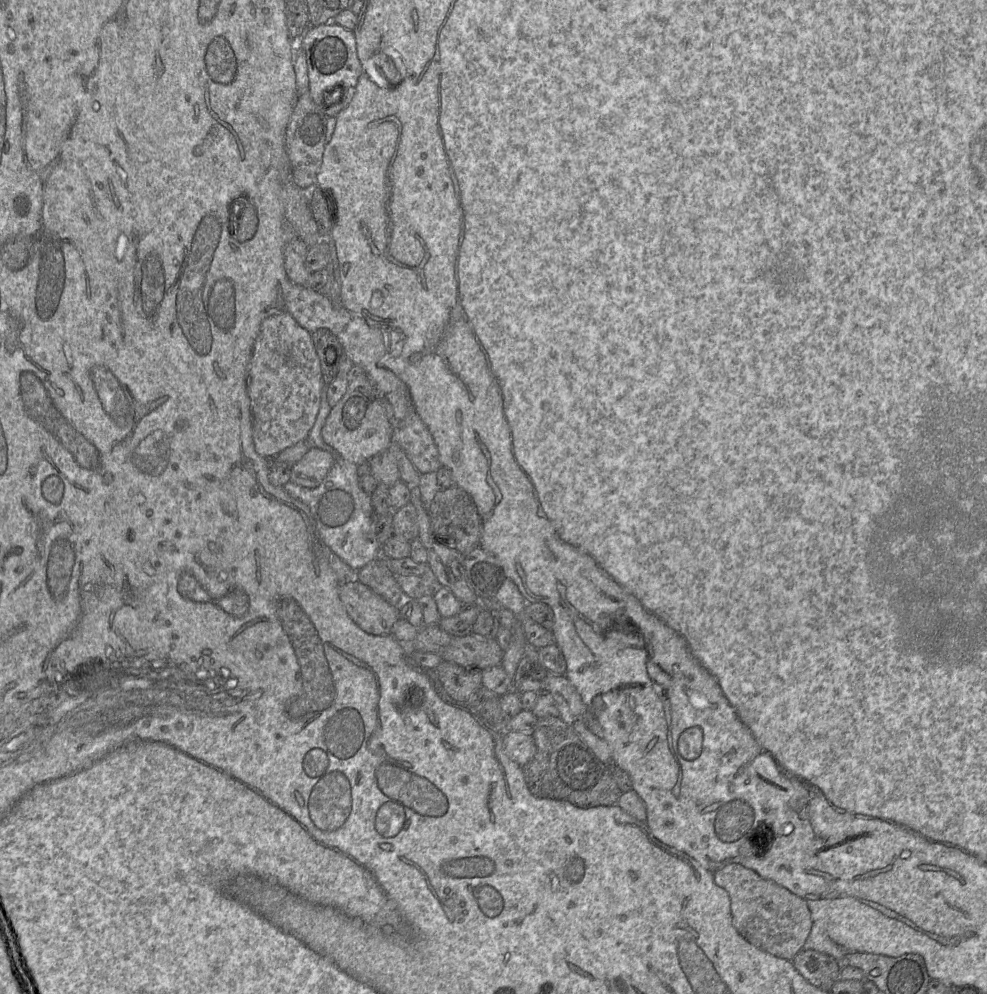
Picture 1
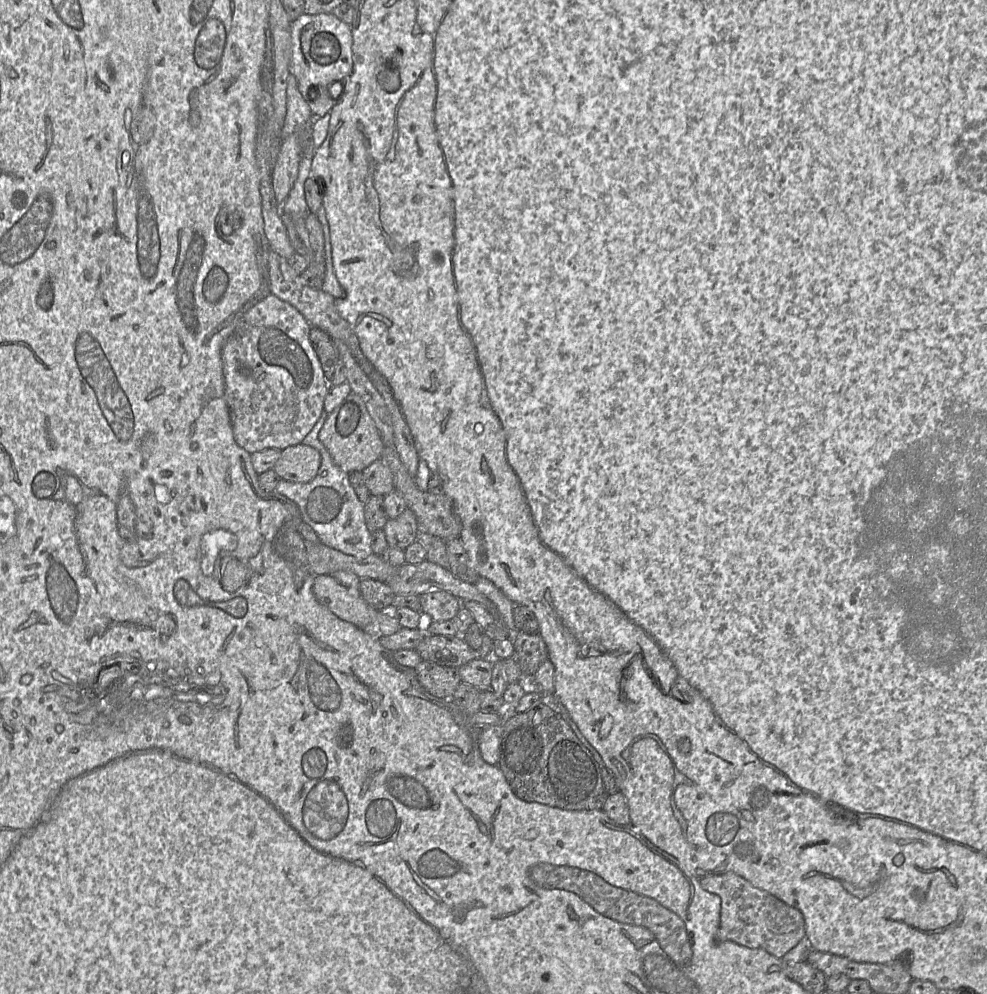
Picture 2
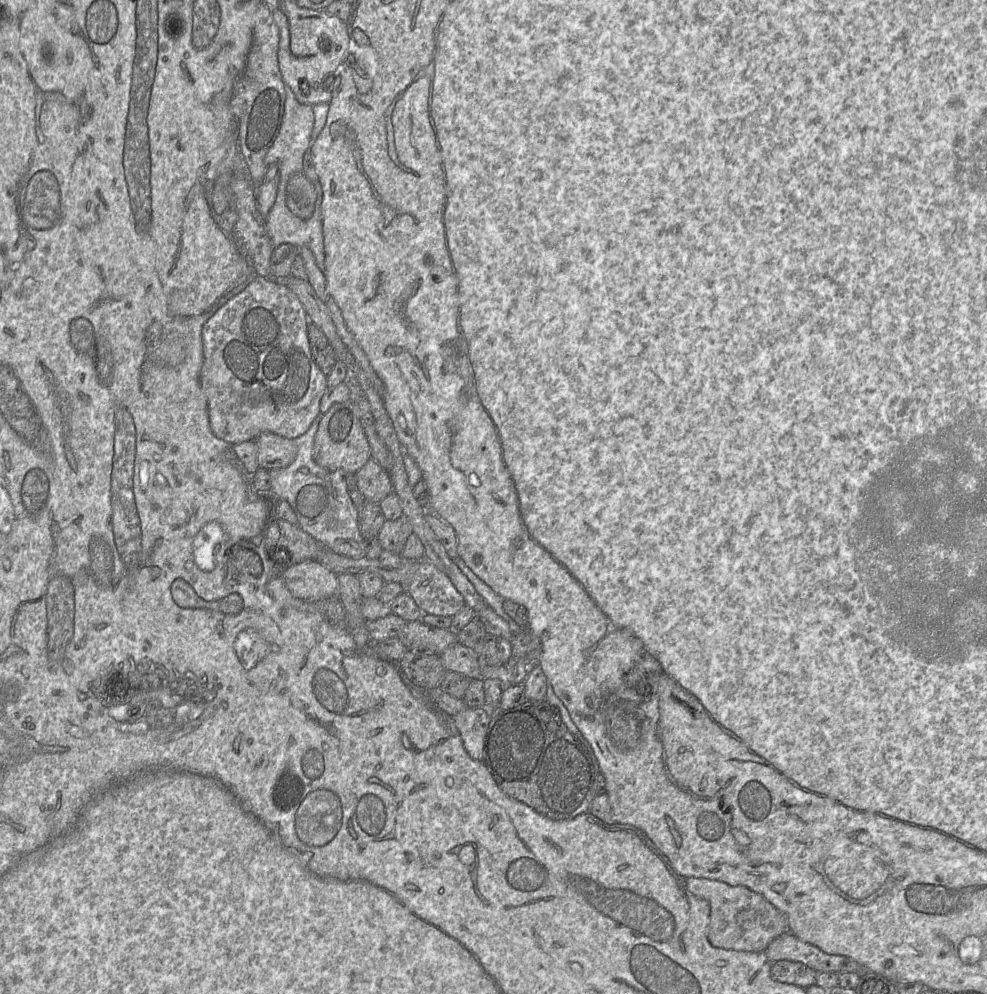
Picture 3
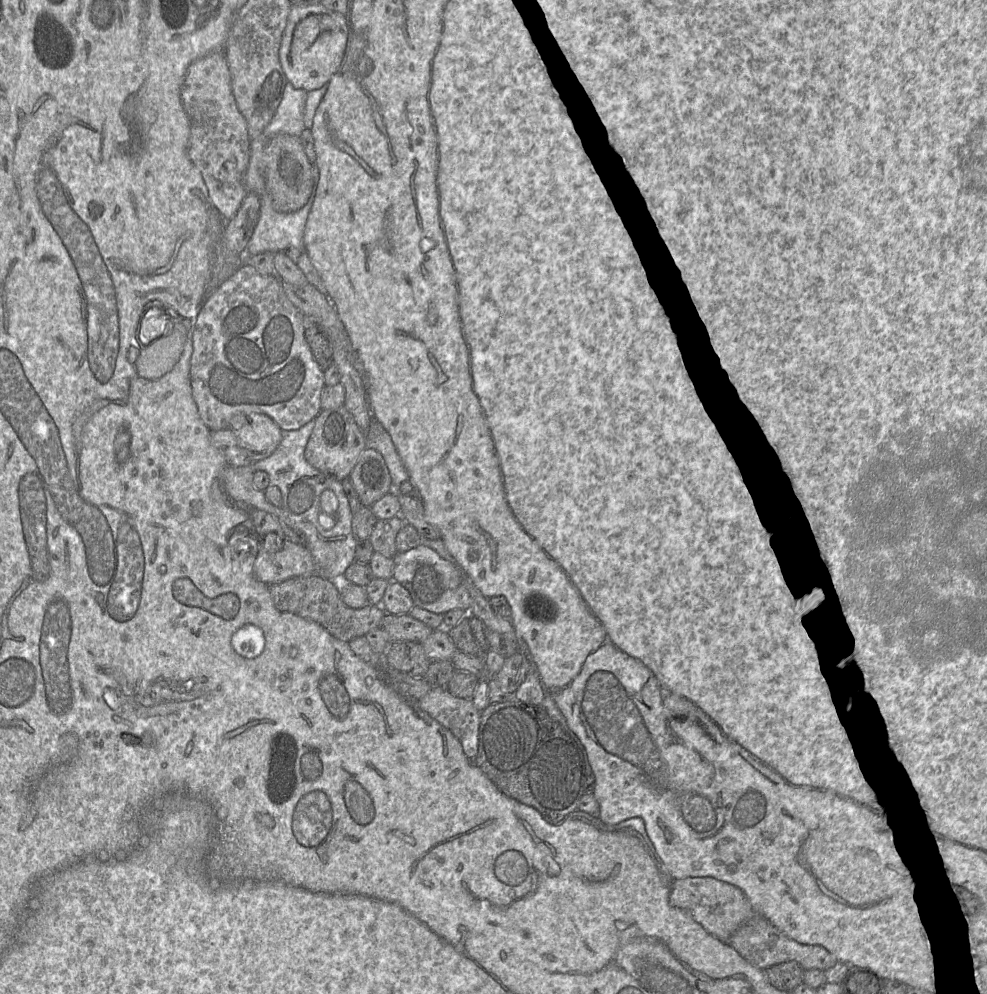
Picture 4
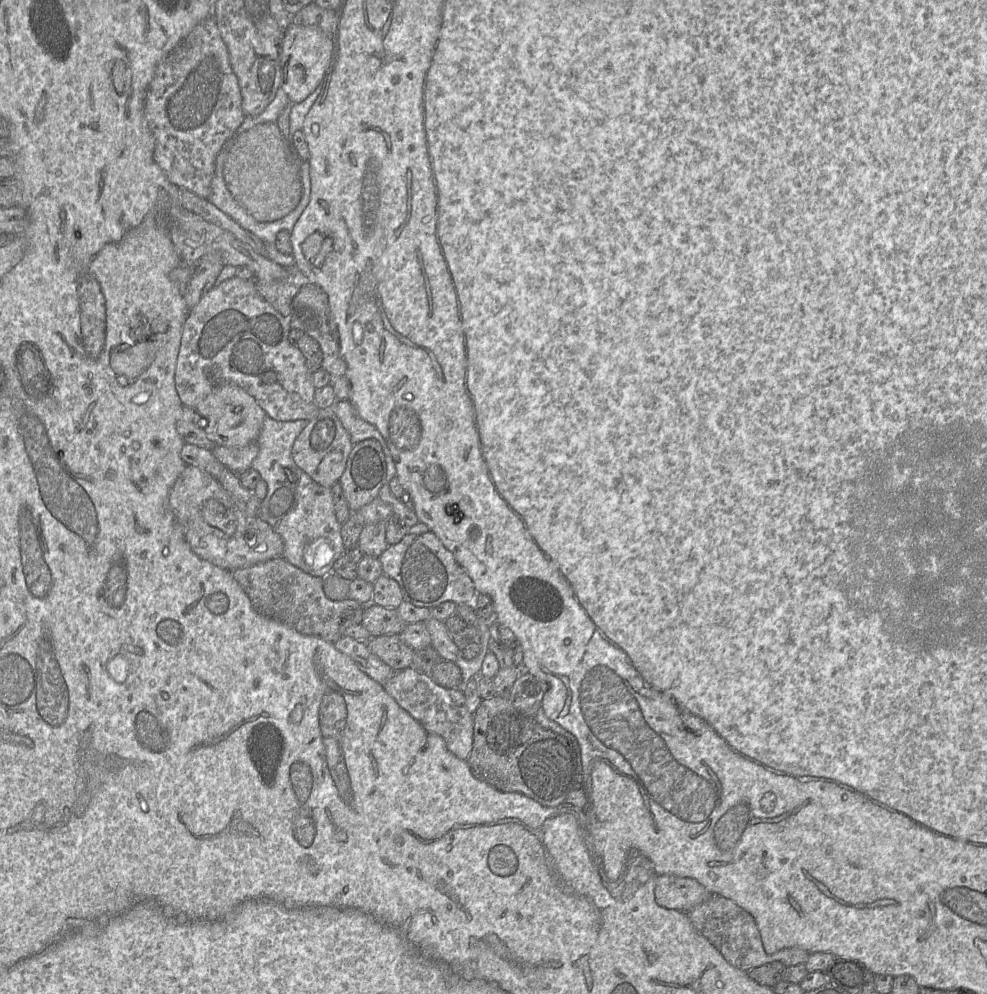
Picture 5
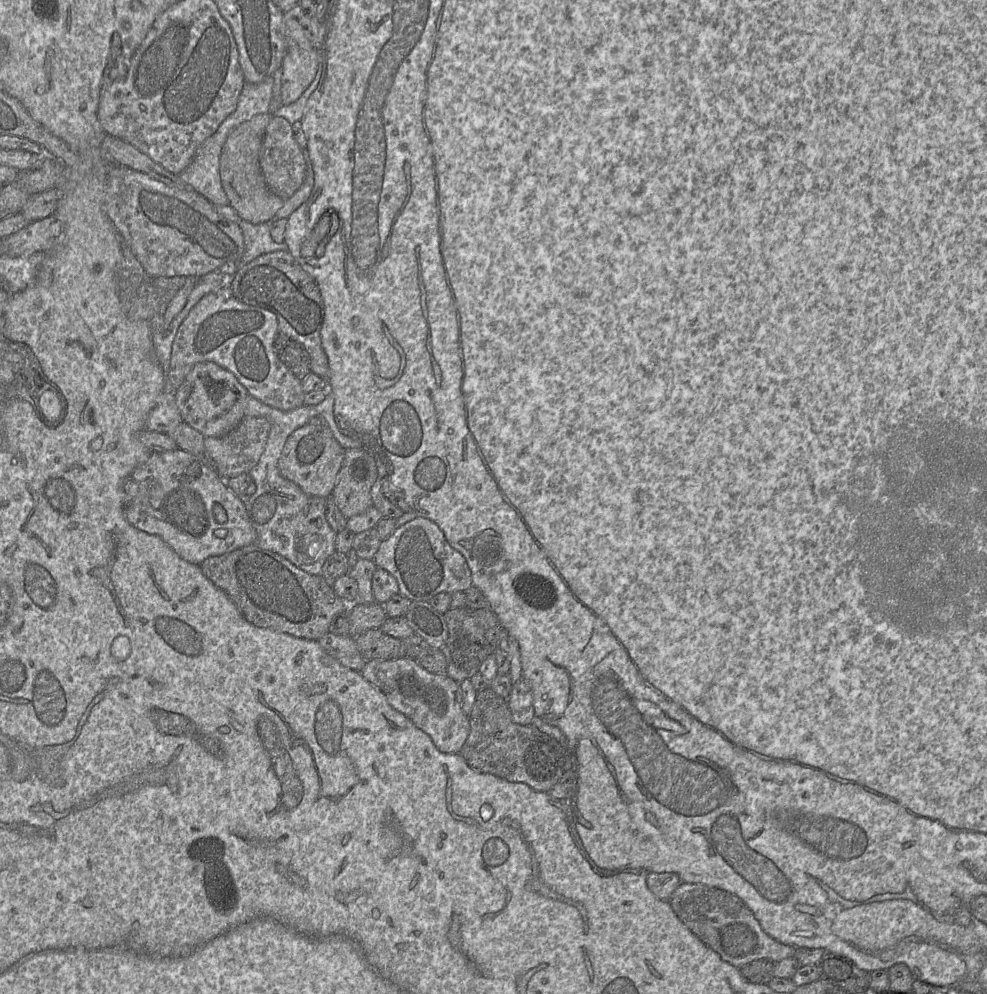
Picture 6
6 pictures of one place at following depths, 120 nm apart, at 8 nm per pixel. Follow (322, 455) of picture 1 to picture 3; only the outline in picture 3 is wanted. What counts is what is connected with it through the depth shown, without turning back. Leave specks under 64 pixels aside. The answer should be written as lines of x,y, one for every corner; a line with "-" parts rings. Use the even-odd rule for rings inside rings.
264,432
255,440
258,451
258,463
267,470
286,468
296,458
297,446
294,439

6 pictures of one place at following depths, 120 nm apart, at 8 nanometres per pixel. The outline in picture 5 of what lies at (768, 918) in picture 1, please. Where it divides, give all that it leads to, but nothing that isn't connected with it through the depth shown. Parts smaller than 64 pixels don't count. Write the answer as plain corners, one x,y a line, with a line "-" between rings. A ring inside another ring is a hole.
663,875
656,879
654,895
660,906
686,913
713,894
695,879

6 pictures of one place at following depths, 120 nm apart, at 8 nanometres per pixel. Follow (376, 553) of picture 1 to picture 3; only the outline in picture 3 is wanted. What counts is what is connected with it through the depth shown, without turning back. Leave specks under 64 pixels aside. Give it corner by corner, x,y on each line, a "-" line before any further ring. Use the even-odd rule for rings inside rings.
319,413
310,428
294,439
297,446
295,460
286,468
268,470
271,478
270,493
286,500
293,509
298,525
326,549
352,559
365,557
365,539
358,523
358,509
354,506
346,484
346,475
319,466
312,457
314,438
324,414

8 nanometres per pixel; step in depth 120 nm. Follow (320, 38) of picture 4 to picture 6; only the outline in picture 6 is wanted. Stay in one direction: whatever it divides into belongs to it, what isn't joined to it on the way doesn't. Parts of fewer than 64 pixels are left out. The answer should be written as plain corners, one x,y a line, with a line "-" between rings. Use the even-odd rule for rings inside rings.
289,42
282,61
281,100
283,105
295,102
314,80
319,70
319,51
311,43

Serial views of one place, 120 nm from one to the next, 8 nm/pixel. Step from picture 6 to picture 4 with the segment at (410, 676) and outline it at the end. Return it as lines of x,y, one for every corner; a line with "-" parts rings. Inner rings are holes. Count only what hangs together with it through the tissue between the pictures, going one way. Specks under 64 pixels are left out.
432,686
430,691
417,701
417,705
459,740
465,756
474,763
478,752
481,712
475,708
472,701
453,696
446,688

